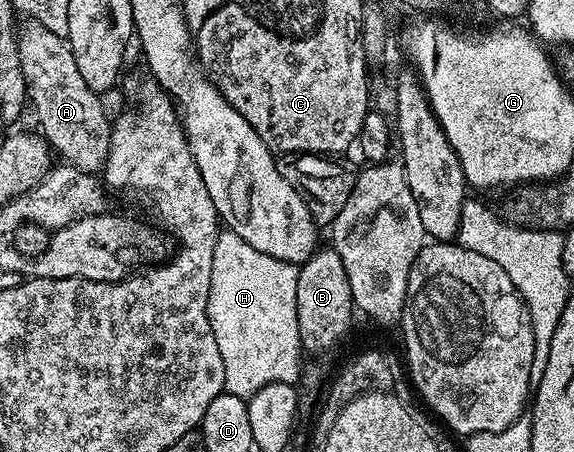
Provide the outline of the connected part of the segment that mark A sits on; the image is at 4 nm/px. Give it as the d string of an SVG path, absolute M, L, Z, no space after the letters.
M31 20L26 24L24 29L18 31L17 47L20 54L20 67L23 68L26 97L32 110L33 108L35 110L42 137L59 156L61 154L64 157L62 159L68 165L73 165L85 173L98 173L108 161L112 130L112 121L108 118L101 102L102 97L84 83L66 37L50 32L39 22Z

